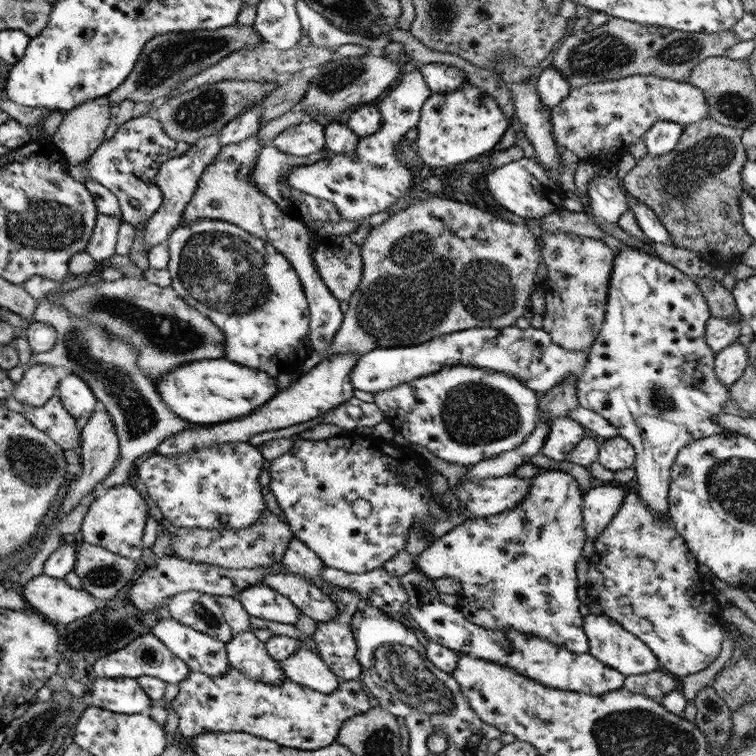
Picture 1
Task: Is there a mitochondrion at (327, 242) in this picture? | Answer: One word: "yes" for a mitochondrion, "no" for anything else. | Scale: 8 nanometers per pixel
no

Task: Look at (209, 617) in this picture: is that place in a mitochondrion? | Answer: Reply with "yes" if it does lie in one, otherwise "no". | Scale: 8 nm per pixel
yes

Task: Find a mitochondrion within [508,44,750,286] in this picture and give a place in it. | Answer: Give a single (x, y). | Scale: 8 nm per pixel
(690, 169)

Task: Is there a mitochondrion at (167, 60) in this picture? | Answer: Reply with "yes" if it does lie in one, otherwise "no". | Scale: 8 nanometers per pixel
yes

